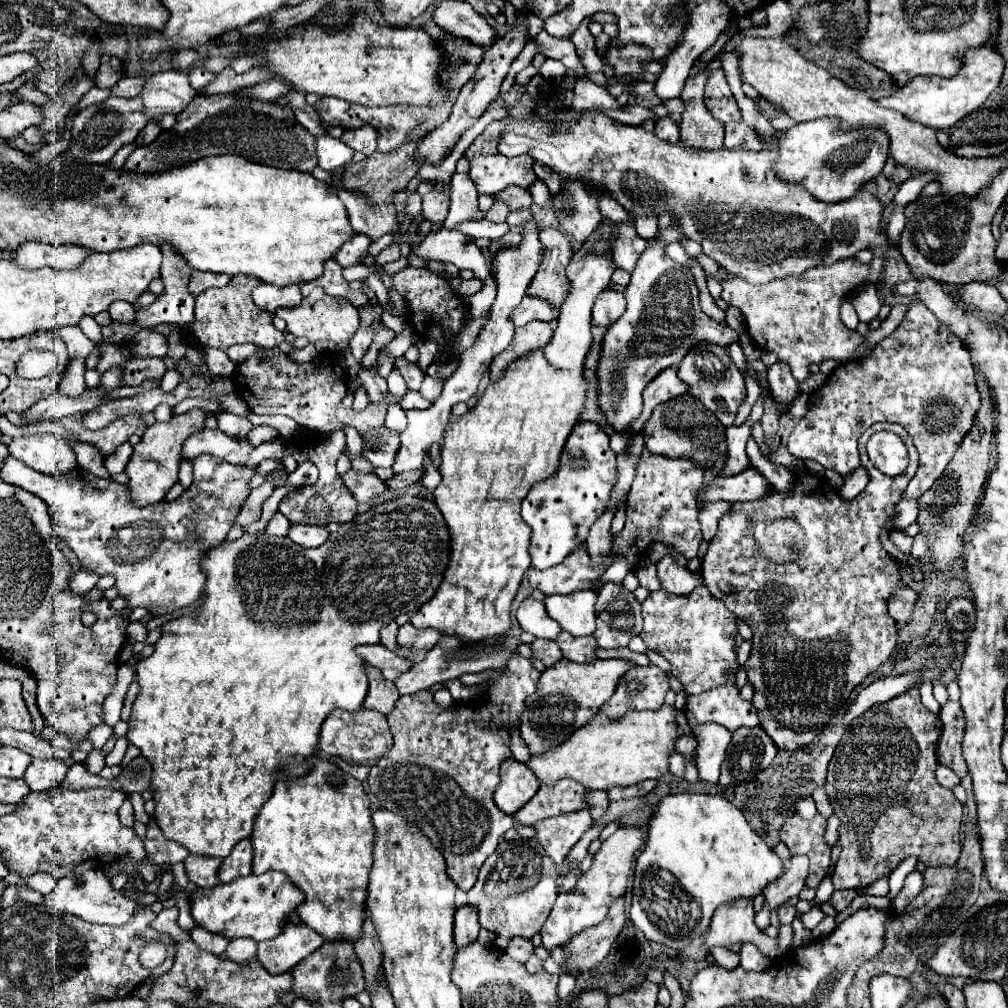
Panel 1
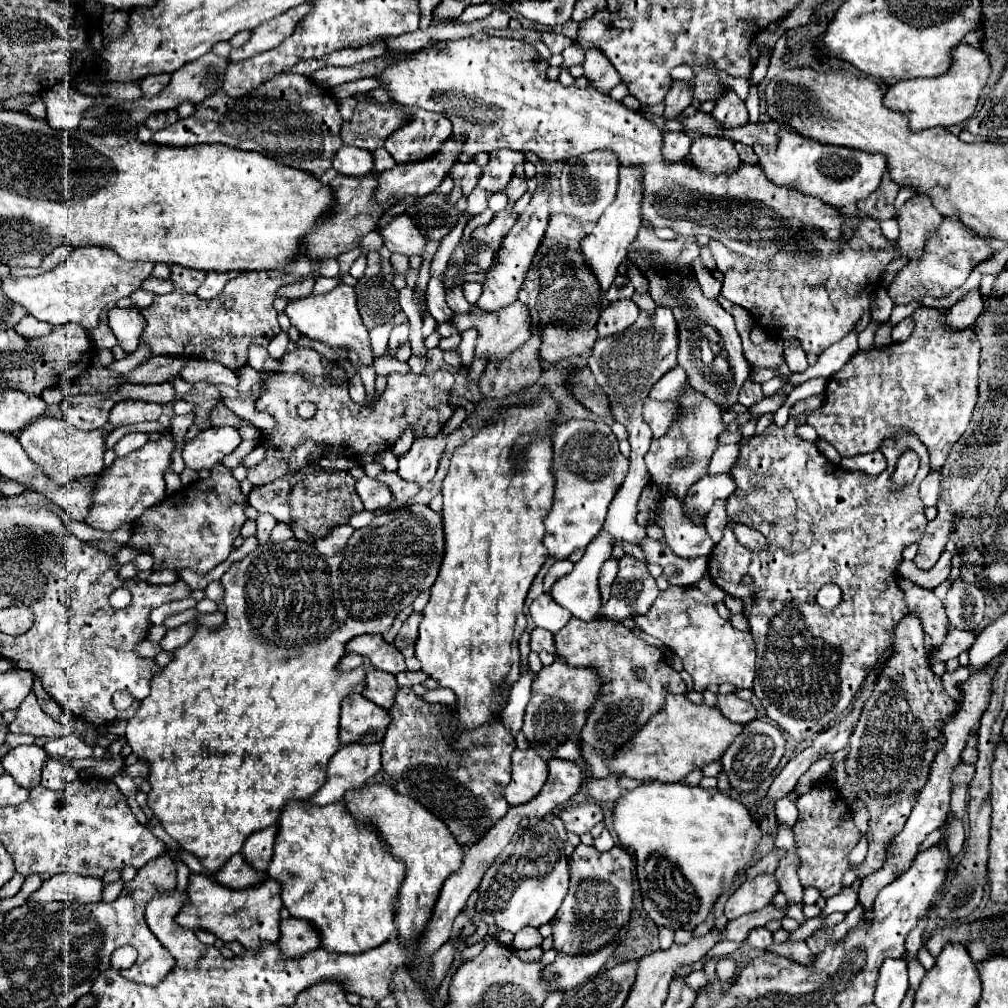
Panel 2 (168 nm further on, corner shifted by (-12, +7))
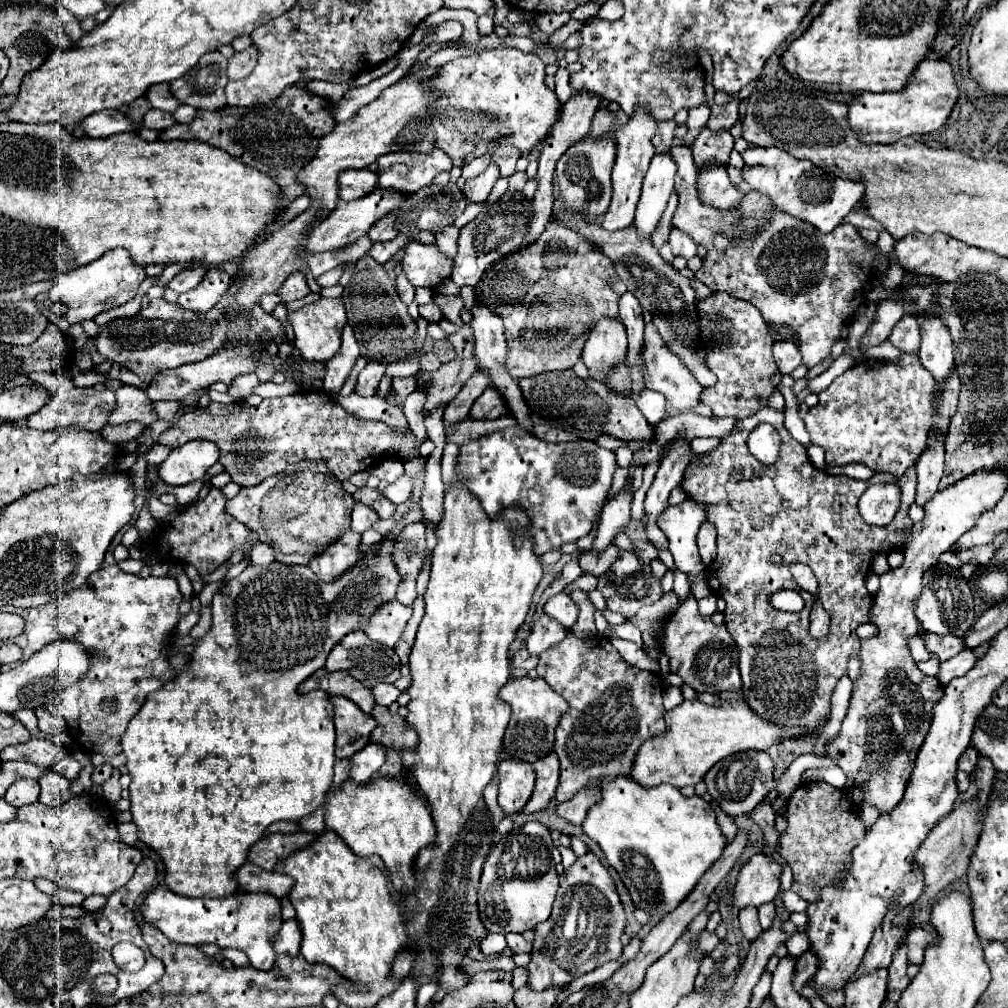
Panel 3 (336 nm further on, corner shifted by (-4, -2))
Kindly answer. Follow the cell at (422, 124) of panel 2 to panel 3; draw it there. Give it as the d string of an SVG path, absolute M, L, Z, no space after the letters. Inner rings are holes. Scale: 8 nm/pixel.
M440 148L430 154L392 152L378 158L378 186L414 194L428 186L432 178L444 170L452 170L452 162Z

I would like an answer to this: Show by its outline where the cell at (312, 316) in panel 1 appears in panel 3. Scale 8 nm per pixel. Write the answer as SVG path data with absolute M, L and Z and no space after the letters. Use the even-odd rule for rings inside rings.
M322 298L314 304L302 306L288 314L288 322L294 328L294 346L306 360L320 360L326 362L340 350L342 344L342 330L346 326L346 312L342 298Z

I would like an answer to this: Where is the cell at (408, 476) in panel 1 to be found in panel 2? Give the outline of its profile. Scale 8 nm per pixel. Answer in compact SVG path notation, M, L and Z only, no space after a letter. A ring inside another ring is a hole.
M384 471L384 473L380 473L376 479L378 479L380 483L384 483L384 485L390 489L390 493L392 493L392 497L394 497L396 503L406 503L408 499L412 499L412 497L420 491L418 485L400 479L398 473Z

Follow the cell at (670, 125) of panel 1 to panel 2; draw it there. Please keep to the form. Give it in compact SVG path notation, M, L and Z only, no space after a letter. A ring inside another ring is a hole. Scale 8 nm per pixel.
M670 131L670 133L664 133L664 145L662 145L662 153L664 153L664 159L668 163L672 161L682 161L686 155L688 155L688 149L690 149L690 139L686 137L684 131Z

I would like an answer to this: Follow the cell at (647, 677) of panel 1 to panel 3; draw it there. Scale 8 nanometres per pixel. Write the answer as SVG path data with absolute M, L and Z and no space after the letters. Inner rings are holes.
M568 630L560 644L540 656L536 670L538 676L570 704L570 710L562 716L556 730L554 752L560 758L556 802L566 802L588 784L612 782L618 776L628 776L640 744L664 732L662 678L652 670L628 664L602 634L578 638Z

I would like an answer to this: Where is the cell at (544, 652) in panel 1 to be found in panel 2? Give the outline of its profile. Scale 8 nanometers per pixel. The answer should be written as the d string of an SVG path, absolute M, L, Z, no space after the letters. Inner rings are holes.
M534 629L532 635L530 635L530 651L534 651L534 653L540 653L540 651L554 653L556 651L554 635L550 631L544 631L544 629Z

